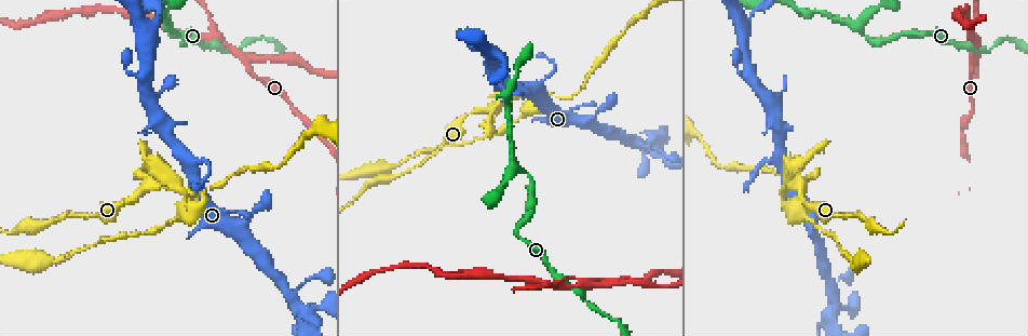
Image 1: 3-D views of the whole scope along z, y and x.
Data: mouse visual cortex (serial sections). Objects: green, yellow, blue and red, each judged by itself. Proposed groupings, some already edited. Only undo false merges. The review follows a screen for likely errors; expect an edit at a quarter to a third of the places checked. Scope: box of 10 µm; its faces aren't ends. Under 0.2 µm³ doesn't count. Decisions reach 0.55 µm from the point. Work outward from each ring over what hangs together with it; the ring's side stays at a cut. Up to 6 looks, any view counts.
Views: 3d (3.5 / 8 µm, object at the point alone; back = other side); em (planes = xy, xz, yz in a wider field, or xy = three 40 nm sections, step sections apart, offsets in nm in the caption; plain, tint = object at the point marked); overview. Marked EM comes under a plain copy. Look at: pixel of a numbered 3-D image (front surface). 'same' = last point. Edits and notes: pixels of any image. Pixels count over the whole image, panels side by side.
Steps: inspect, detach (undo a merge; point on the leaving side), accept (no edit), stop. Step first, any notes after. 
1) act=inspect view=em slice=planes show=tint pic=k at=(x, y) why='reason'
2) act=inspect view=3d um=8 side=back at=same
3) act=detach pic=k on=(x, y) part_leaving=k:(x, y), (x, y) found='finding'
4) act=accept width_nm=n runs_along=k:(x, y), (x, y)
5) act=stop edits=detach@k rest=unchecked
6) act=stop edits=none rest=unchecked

act=inspect view=3d um=8 pic=1 at=(241, 60) why='branch point'

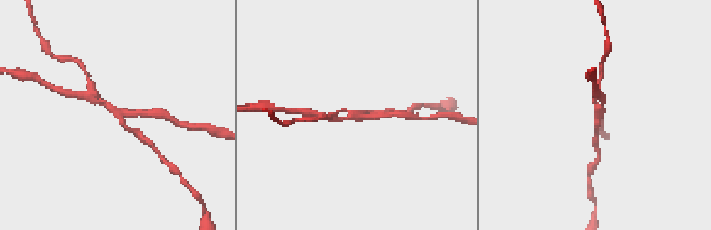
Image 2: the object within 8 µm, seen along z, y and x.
act=inspect view=em slice=xy step=3 show=tint at=same why='shape alone is not enough'

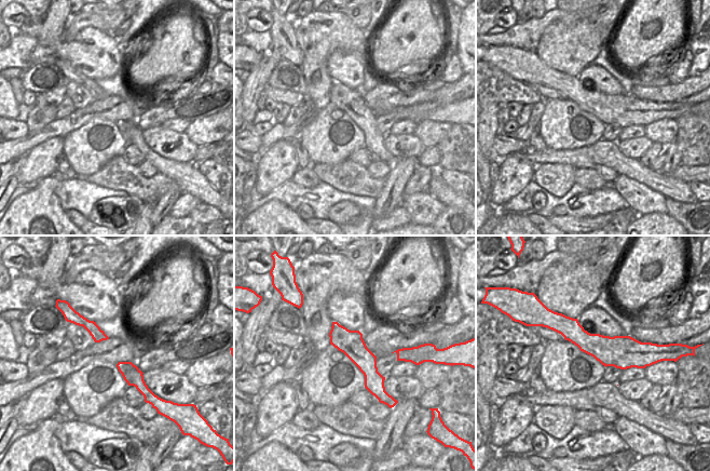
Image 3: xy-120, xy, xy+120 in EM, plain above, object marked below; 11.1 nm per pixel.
act=detach pic=2 on=(68, 92) border=3:(602, 335), (600, 349), (586, 346) found='a second cell is stuck on'

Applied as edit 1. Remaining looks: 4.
act=inspect view=overview

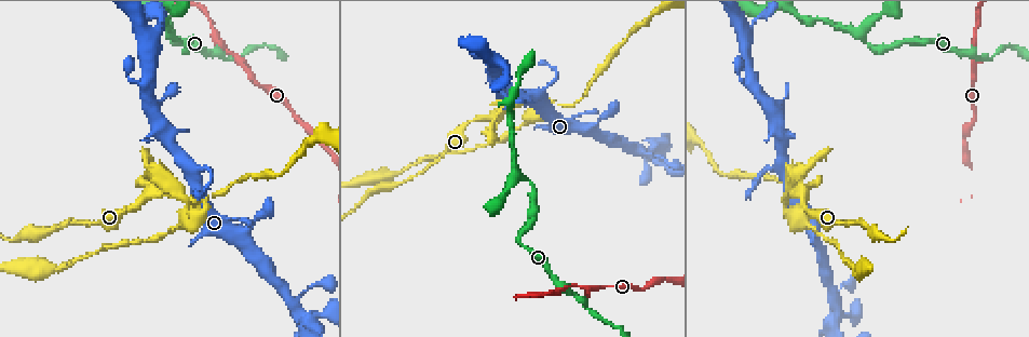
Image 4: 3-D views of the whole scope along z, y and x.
act=inspect view=3d um=3.5 pic=4 at=(787, 199) why='sharp bend'

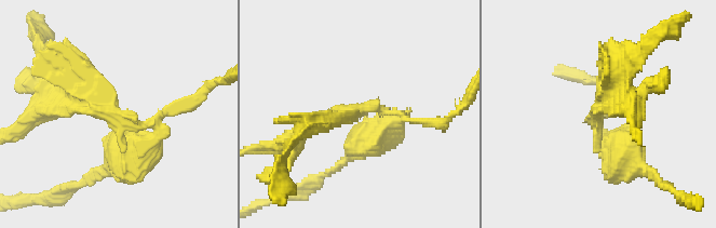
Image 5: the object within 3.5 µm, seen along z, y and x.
act=inspect view=em slice=xy step=3 show=tint pic=5 at=(597, 122) arms=3 arm_widths_nm=100,250,450 why='shape alone is not enough'

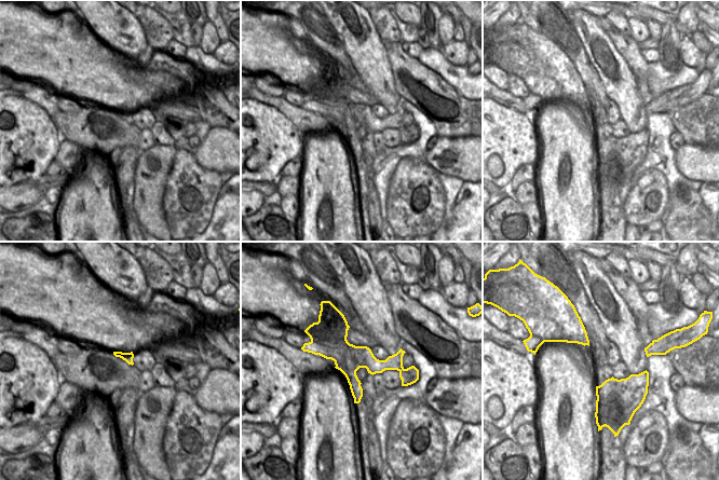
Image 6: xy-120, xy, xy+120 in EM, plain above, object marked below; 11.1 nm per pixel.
act=detach pic=5 on=(652, 86) width_nm=320 part_leaving=5:(25, 123), (89, 86), (105, 103) found='two cells meet here'

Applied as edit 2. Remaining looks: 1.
act=stop edits=detach@2,detach@5 rest=unchecked

